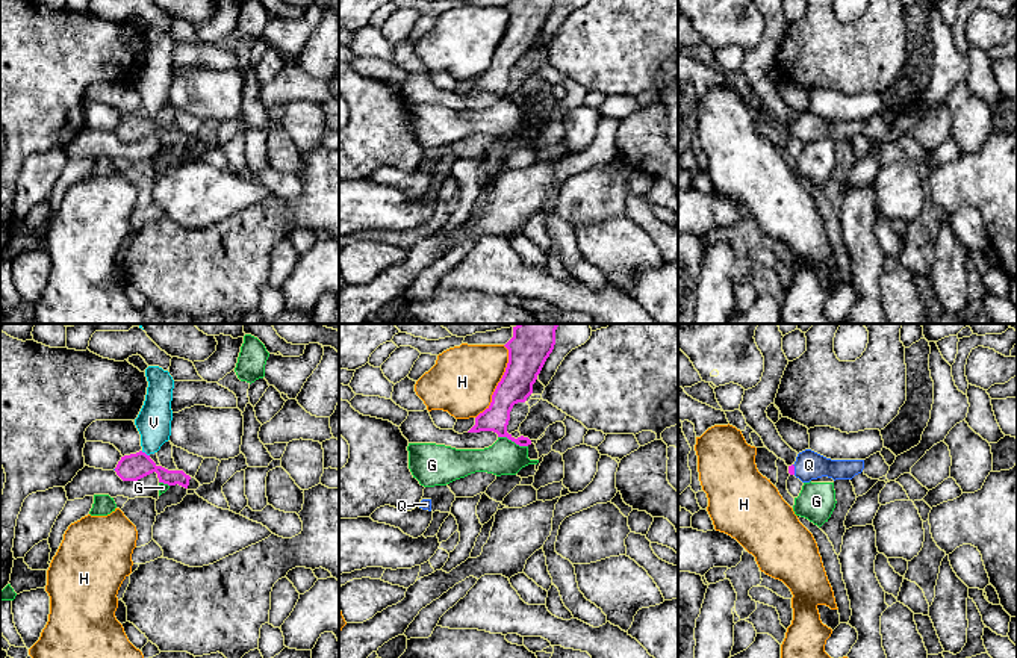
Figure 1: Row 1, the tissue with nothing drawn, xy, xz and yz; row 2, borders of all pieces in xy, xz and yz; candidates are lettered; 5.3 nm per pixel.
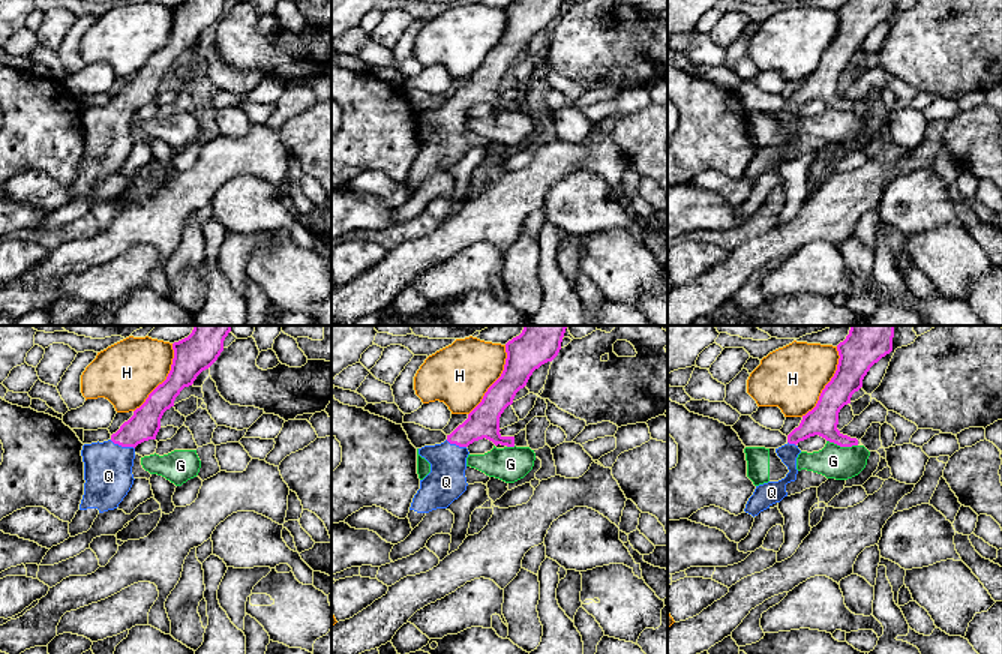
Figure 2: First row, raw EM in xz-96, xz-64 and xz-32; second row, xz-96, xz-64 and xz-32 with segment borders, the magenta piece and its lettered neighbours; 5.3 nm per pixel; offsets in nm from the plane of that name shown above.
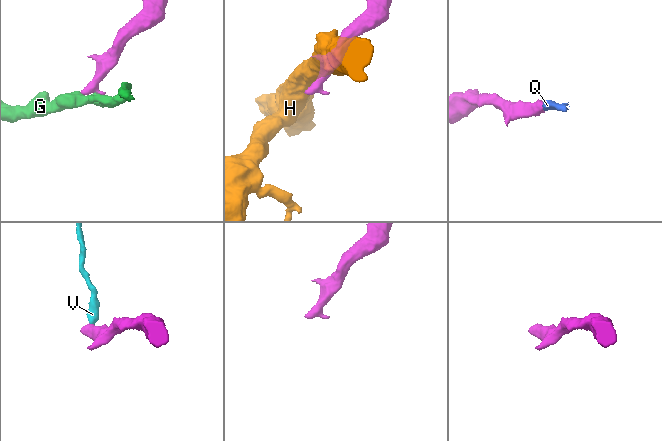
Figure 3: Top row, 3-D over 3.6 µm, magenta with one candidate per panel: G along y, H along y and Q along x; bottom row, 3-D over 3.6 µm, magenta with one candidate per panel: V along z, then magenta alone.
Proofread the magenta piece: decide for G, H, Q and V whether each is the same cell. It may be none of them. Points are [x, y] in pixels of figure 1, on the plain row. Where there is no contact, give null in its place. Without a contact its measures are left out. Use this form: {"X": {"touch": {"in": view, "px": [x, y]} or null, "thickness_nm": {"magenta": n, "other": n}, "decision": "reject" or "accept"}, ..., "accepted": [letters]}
{"G": {"touch": {"in": "xz", "px": [513, 102]}, "thickness_nm": {"magenta": 140, "other": 190}, "decision": "reject"}, "H": {"touch": {"in": "xz", "px": [500, 43]}, "thickness_nm": {"magenta": 190, "other": 340}, "decision": "reject"}, "Q": {"touch": {"in": "yz", "px": [793, 130]}, "thickness_nm": {"magenta": 30, "other": 150}, "decision": "accept"}, "V": {"touch": {"in": "xy", "px": [144, 114]}, "thickness_nm": {"magenta": 140, "other": 190}, "decision": "reject"}, "accepted": ["Q"]}

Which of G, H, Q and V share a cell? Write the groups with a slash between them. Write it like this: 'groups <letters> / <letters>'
groups G / H / Q / V

